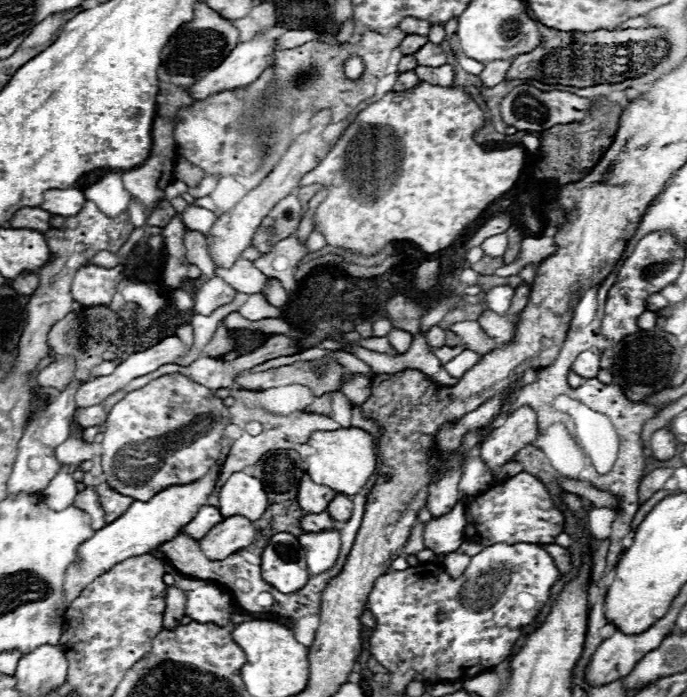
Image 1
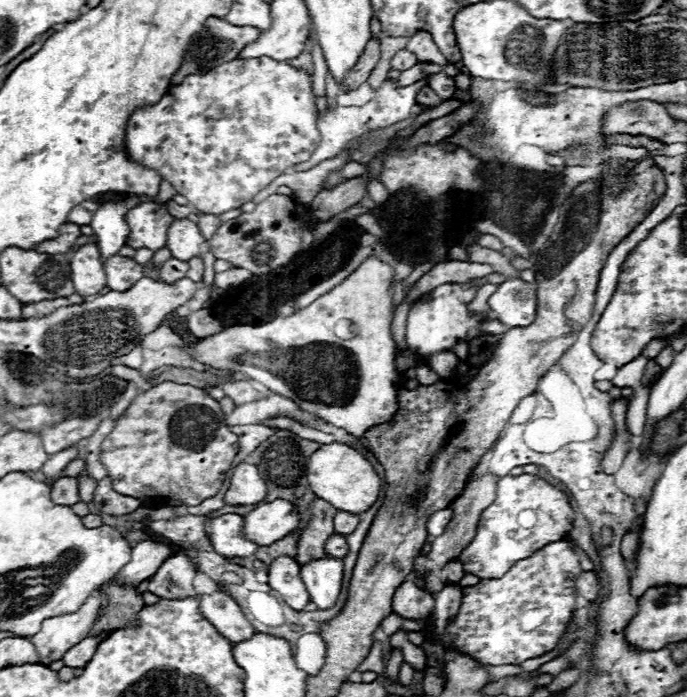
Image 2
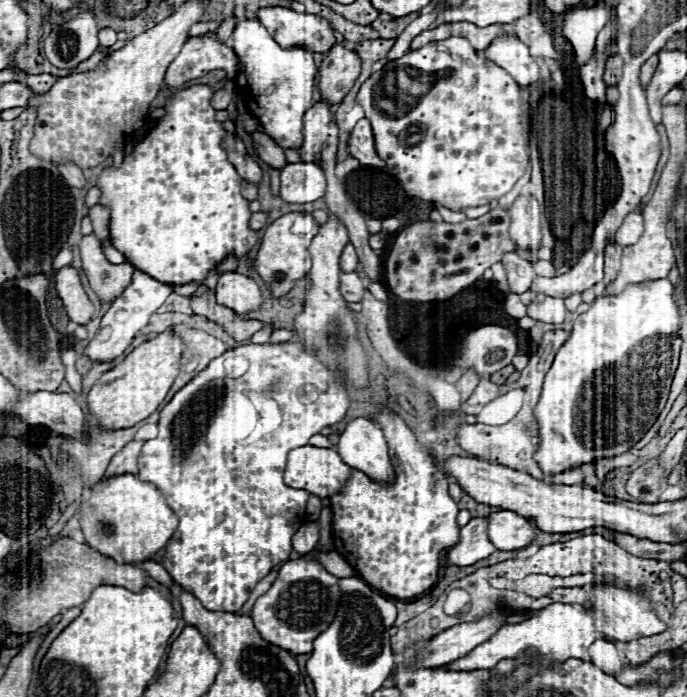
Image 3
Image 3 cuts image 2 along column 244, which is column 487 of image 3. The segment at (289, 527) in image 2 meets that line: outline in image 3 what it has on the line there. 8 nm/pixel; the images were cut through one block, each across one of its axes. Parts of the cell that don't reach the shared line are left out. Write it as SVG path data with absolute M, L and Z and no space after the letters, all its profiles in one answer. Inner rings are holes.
M510 510L494 512L486 520L488 538L498 550L518 550L534 540L534 526Z

